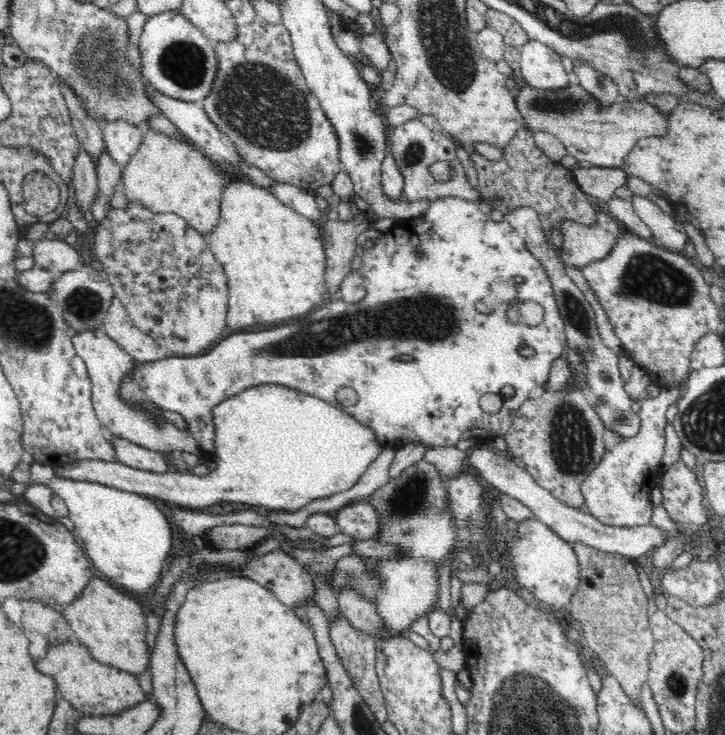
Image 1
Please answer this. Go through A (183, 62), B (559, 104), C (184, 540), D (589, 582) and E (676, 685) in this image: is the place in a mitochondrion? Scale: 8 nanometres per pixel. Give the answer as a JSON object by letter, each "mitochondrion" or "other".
{"A":"mitochondrion","B":"mitochondrion","C":"other","D":"other","E":"mitochondrion"}

